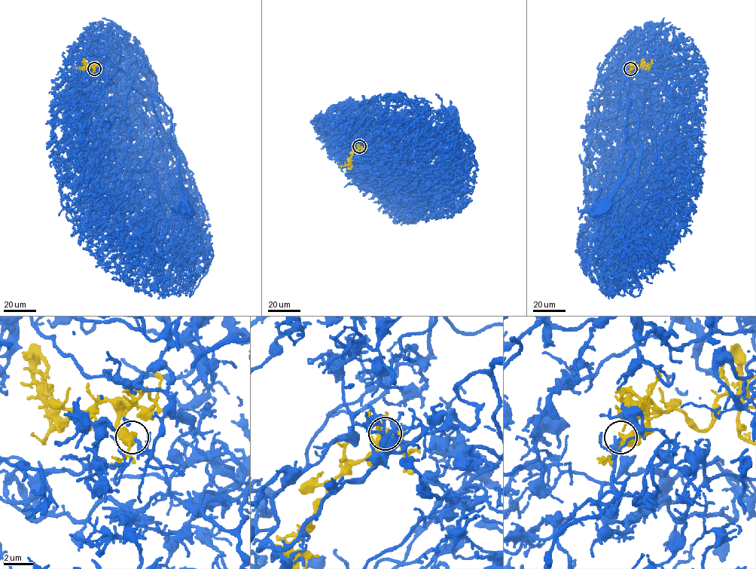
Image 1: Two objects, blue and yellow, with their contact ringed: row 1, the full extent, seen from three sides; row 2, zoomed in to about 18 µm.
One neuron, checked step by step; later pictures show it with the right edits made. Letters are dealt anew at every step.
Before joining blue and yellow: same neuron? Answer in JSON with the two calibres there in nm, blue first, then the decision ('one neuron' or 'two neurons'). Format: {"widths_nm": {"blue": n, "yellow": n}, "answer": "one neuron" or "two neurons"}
{"widths_nm": {"blue": 240, "yellow": 460}, "answer": "one neuron"}

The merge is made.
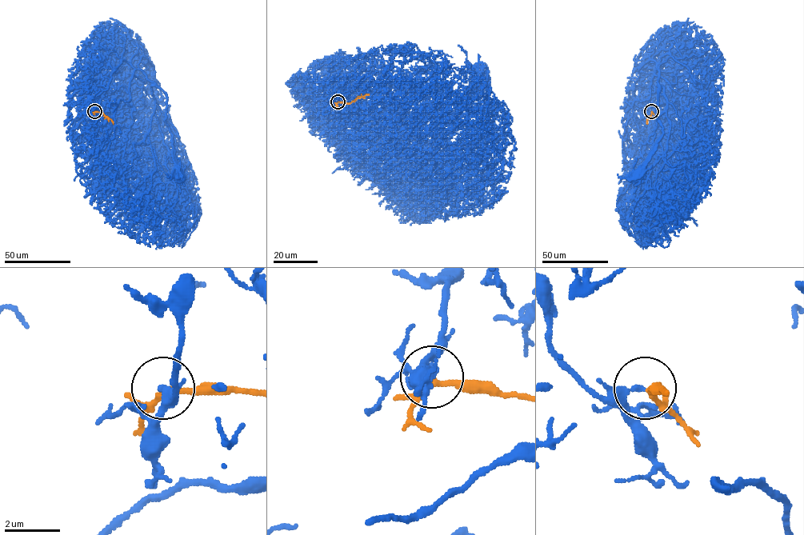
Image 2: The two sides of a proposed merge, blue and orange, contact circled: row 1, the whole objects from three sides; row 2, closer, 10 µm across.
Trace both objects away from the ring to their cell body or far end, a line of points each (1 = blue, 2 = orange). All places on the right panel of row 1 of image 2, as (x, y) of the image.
1: (651, 111), (634, 93), (638, 69), (653, 60), (658, 71), (657, 118), (662, 134), (639, 174)
2: (651, 112), (647, 124)

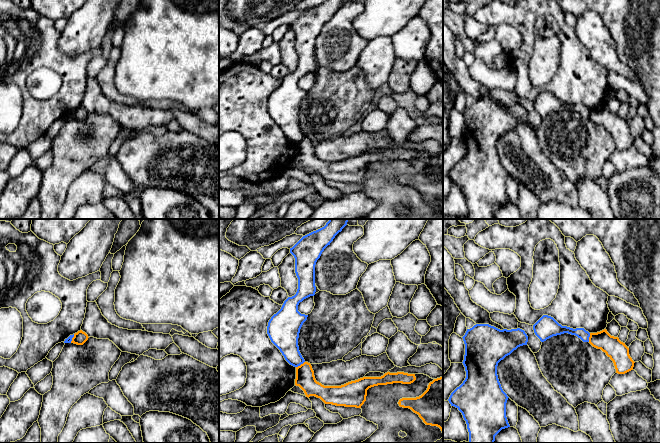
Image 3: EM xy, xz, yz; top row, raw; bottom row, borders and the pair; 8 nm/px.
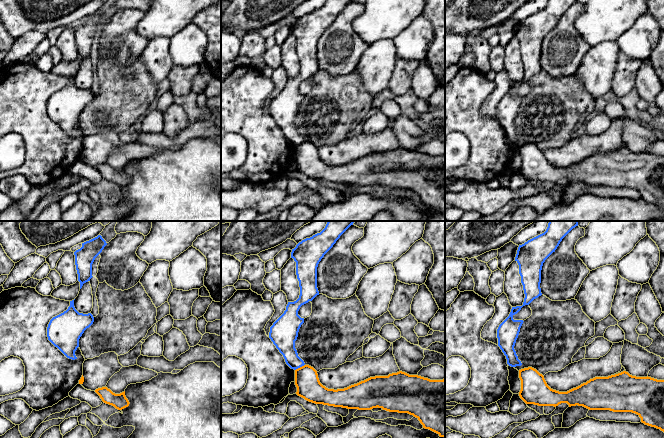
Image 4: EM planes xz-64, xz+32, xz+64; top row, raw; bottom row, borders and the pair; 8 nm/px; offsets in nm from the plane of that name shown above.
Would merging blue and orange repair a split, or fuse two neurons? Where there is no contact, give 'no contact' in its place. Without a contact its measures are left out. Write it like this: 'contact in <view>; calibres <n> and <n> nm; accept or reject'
contact in xz; calibres 200 and 160 nm; reject

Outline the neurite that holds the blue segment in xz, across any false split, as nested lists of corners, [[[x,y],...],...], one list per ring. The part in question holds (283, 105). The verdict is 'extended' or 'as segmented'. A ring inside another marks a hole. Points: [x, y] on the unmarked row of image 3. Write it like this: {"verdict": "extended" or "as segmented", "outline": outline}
{"verdict": "as segmented", "outline": [[[326,0],[324,3],[303,12],[290,24],[290,29],[295,34],[298,65],[296,70],[288,73],[281,85],[271,93],[267,102],[267,110],[285,136],[294,143],[305,138],[299,127],[298,114],[300,105],[308,93],[298,87],[298,81],[304,75],[315,71],[316,38],[324,25],[346,1]]]}

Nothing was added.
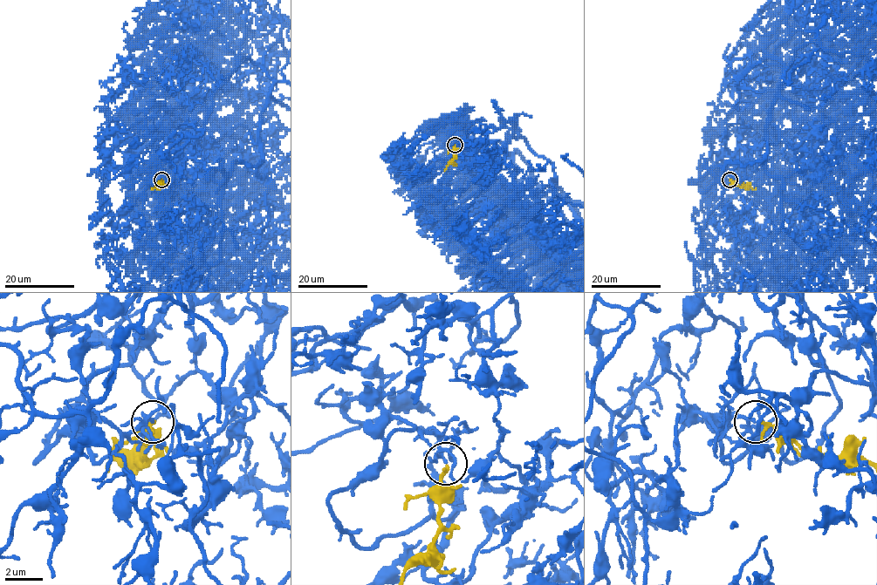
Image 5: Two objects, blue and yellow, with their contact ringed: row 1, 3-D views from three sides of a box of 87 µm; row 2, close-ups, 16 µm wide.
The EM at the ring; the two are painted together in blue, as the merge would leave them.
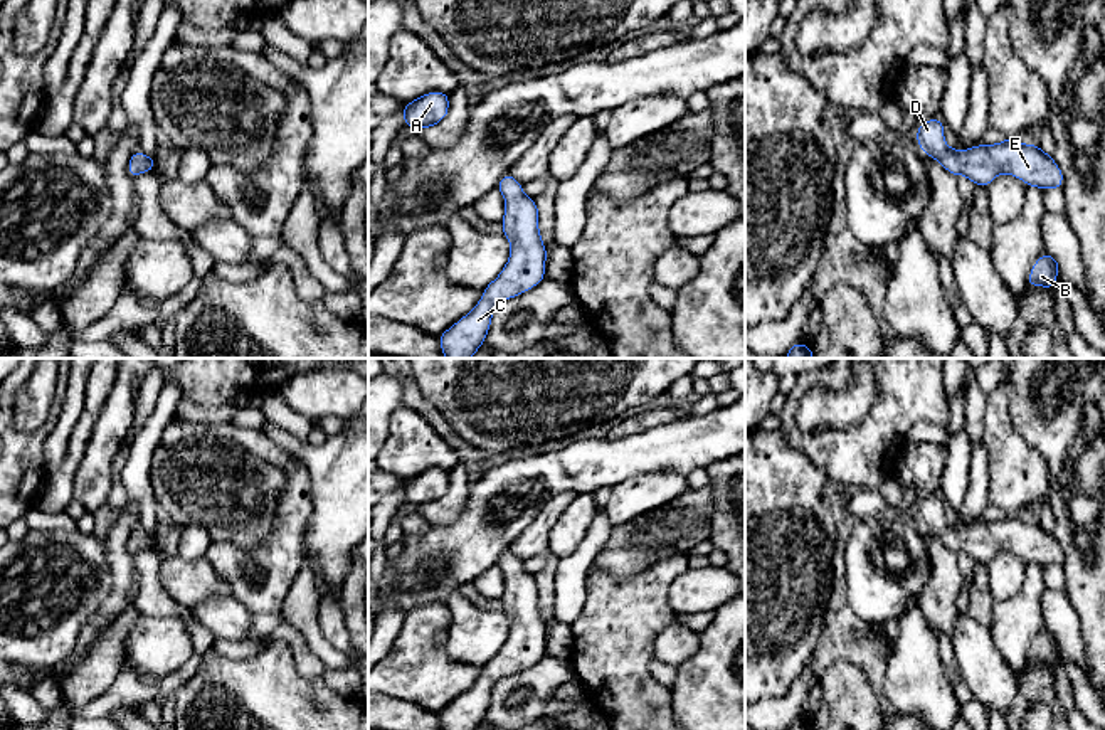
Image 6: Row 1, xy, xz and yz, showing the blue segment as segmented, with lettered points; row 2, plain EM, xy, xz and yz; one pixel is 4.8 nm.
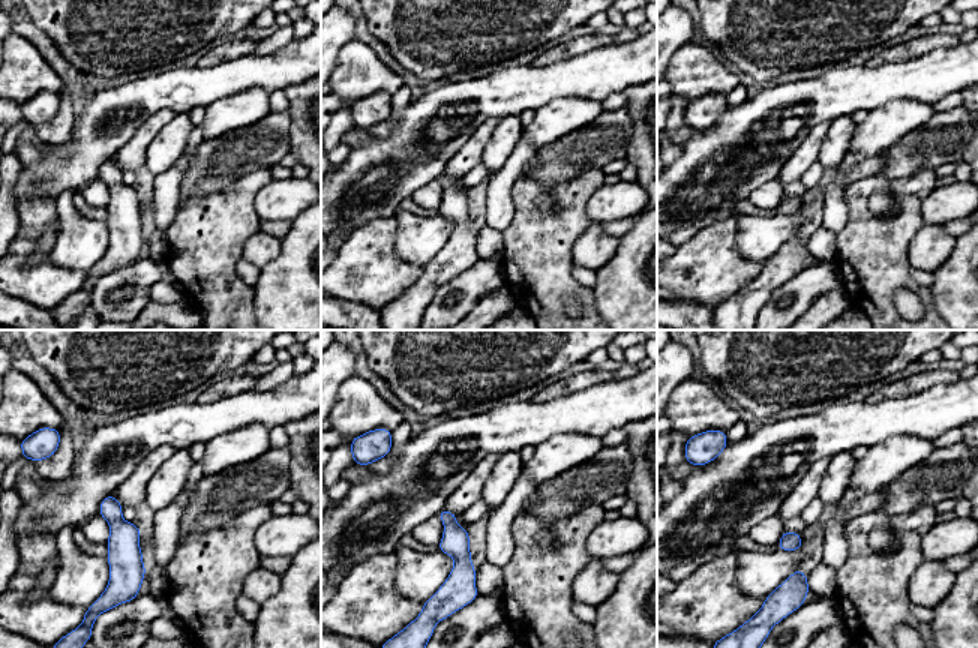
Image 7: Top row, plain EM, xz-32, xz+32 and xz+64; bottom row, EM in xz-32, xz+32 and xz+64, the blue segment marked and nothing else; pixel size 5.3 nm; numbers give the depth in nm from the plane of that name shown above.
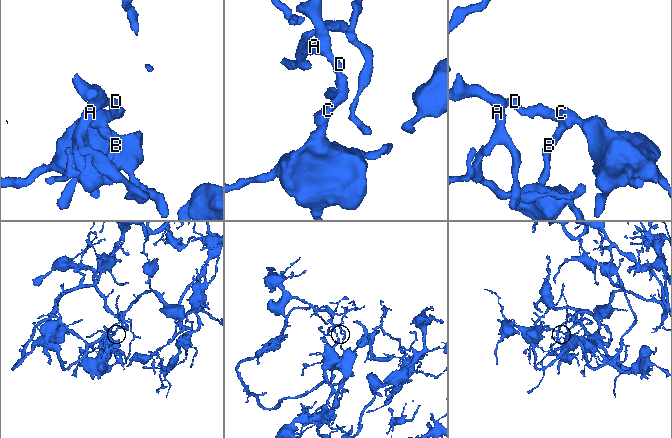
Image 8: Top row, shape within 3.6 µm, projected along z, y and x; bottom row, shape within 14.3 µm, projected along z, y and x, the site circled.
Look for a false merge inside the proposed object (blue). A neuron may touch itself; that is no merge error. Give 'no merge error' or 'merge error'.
no merge error

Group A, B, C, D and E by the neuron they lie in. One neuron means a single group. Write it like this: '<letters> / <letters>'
A B C D E

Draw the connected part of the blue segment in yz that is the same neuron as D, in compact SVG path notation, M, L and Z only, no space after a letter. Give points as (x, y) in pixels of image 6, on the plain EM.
M927 496L917 505L917 520L954 553L962 550L974 562L989 563L997 552L1007 550L1041 567L1063 563L1063 548L1053 533L1038 521L1023 521L1016 515L959 528L947 523L944 498Z

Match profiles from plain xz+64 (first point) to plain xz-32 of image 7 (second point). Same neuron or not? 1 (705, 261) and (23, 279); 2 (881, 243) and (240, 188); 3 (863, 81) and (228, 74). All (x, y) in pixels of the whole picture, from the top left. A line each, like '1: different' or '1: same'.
1: same
2: same
3: same

